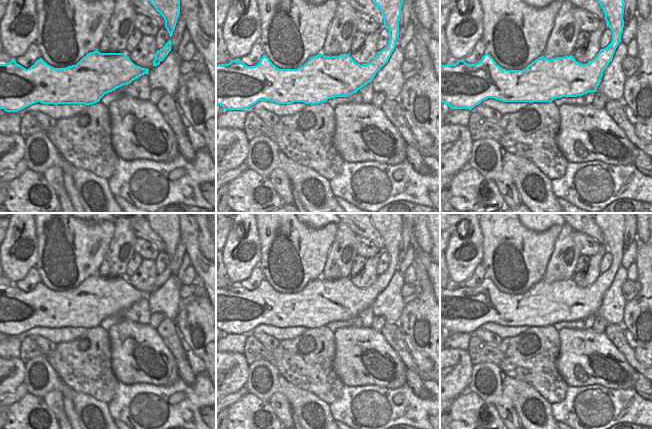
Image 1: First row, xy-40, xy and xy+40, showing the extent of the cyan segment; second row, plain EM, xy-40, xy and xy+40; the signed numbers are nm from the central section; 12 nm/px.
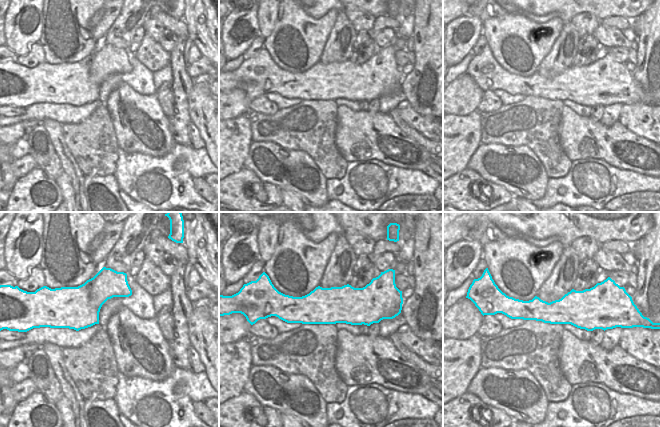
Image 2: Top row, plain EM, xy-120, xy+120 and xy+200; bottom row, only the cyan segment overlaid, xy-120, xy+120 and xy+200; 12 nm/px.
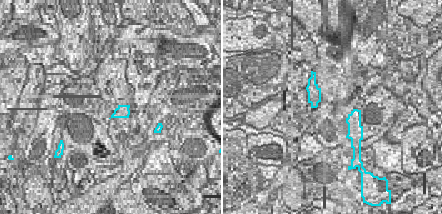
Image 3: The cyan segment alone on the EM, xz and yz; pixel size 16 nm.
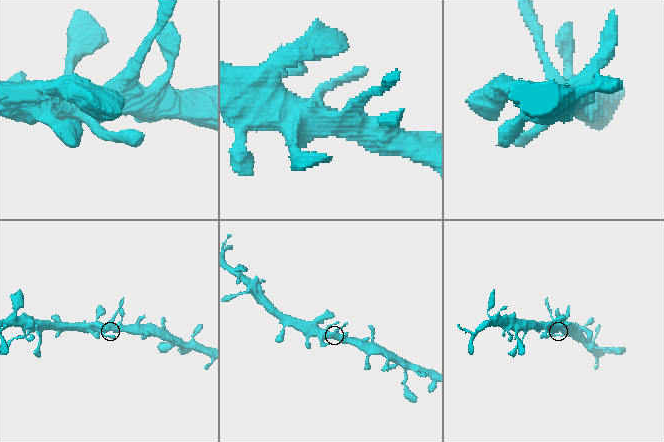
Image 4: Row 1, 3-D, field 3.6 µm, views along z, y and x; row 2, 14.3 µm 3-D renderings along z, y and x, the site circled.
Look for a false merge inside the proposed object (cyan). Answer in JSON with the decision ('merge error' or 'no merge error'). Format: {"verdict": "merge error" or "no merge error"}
{"verdict": "no merge error"}

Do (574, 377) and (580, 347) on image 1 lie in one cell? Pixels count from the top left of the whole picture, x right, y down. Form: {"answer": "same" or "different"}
{"answer": "same"}

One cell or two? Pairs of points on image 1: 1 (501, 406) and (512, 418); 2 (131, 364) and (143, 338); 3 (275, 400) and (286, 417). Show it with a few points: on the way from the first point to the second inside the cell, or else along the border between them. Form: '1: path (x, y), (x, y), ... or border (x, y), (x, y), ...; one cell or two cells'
1: path (504, 409), (509, 415); one cell
2: path (138, 360), (140, 345); one cell
3: path (278, 404), (282, 408), (283, 413); one cell

